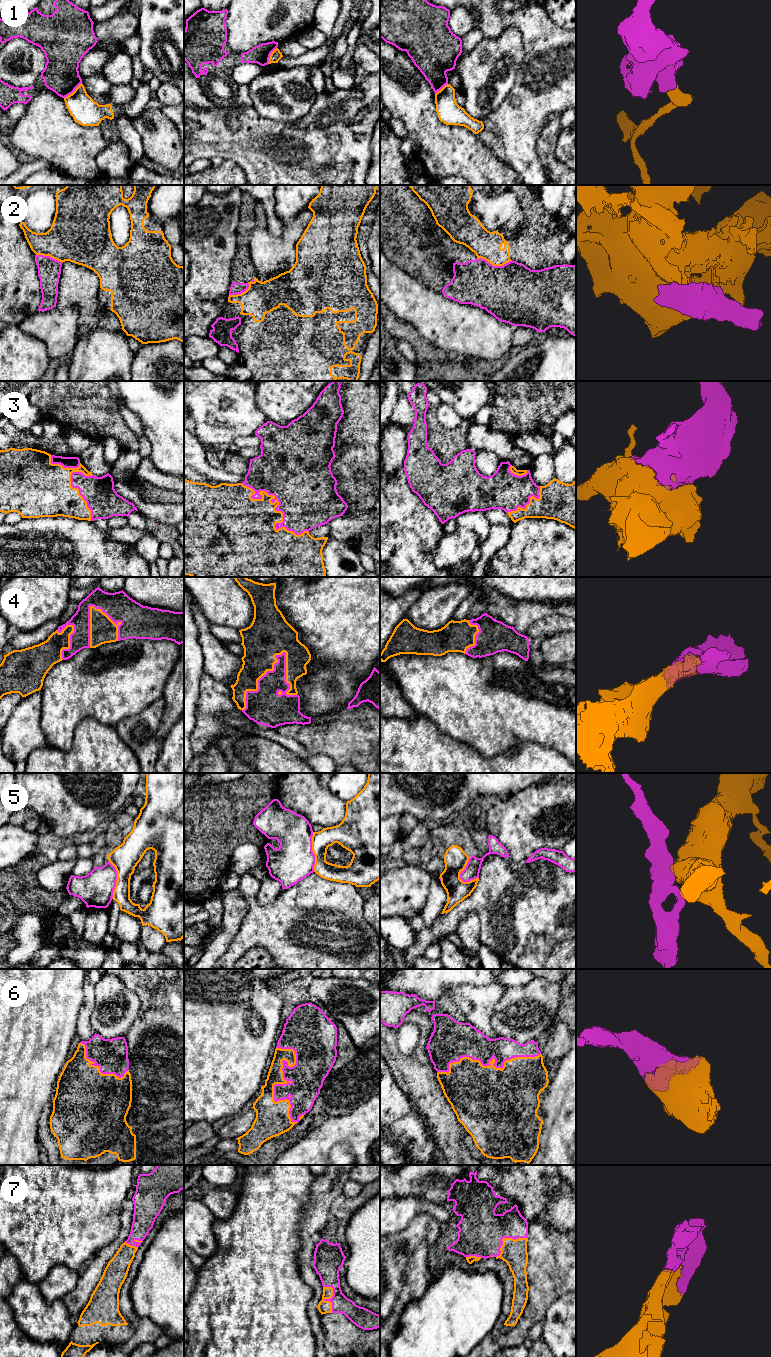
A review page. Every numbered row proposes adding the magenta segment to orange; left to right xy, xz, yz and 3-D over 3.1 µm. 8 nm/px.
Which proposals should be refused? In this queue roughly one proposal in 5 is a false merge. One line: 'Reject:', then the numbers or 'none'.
Reject: 1, 2, 5

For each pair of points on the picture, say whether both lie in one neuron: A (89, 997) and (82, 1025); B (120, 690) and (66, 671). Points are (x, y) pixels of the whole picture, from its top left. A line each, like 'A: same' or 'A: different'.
A: same
B: same

